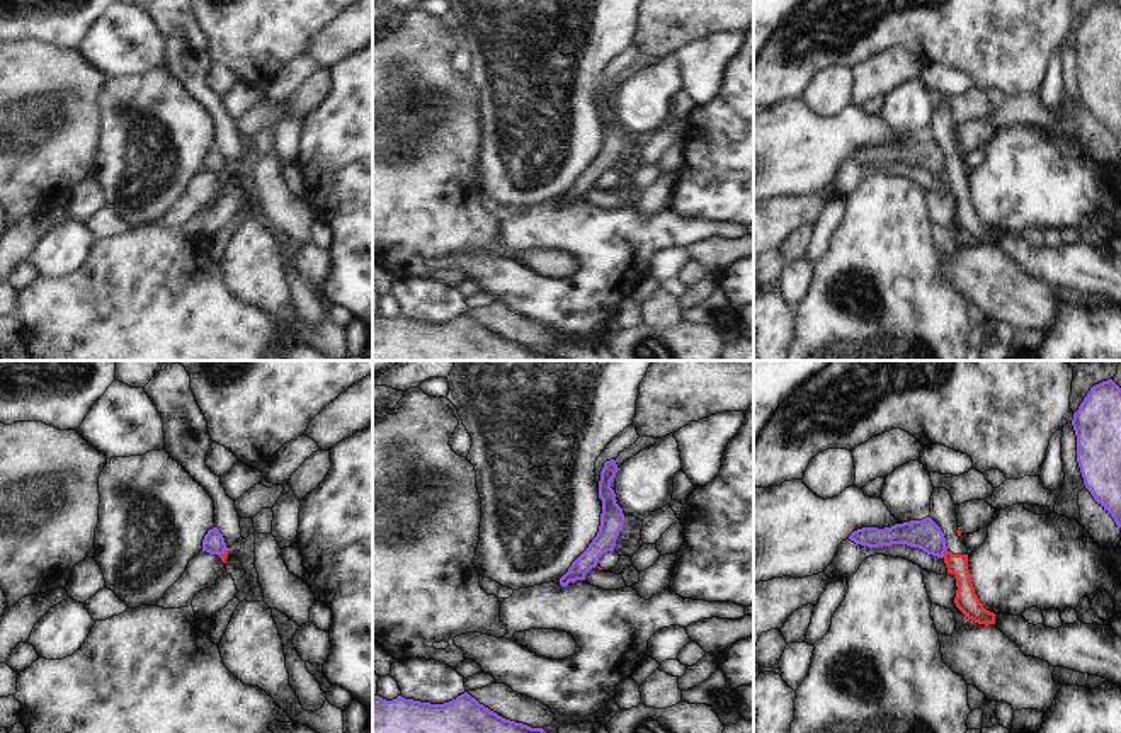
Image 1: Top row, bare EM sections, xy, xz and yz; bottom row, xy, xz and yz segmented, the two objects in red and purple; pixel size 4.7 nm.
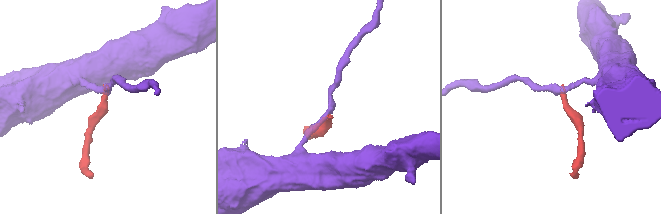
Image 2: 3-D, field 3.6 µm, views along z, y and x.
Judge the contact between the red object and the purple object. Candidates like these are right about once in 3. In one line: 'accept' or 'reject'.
reject

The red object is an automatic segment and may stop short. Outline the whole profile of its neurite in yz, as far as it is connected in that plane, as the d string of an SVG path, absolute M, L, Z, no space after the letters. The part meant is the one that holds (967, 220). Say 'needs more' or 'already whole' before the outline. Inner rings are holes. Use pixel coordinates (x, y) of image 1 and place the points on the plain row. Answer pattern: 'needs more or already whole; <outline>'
needs more; M934 107L929 136L941 146L946 156L947 168L942 177L947 192L956 197L956 226L965 236L978 243L995 243L995 233L987 230L975 213L971 192L968 189L968 167L965 163L965 155L958 146L956 124L946 107Z

